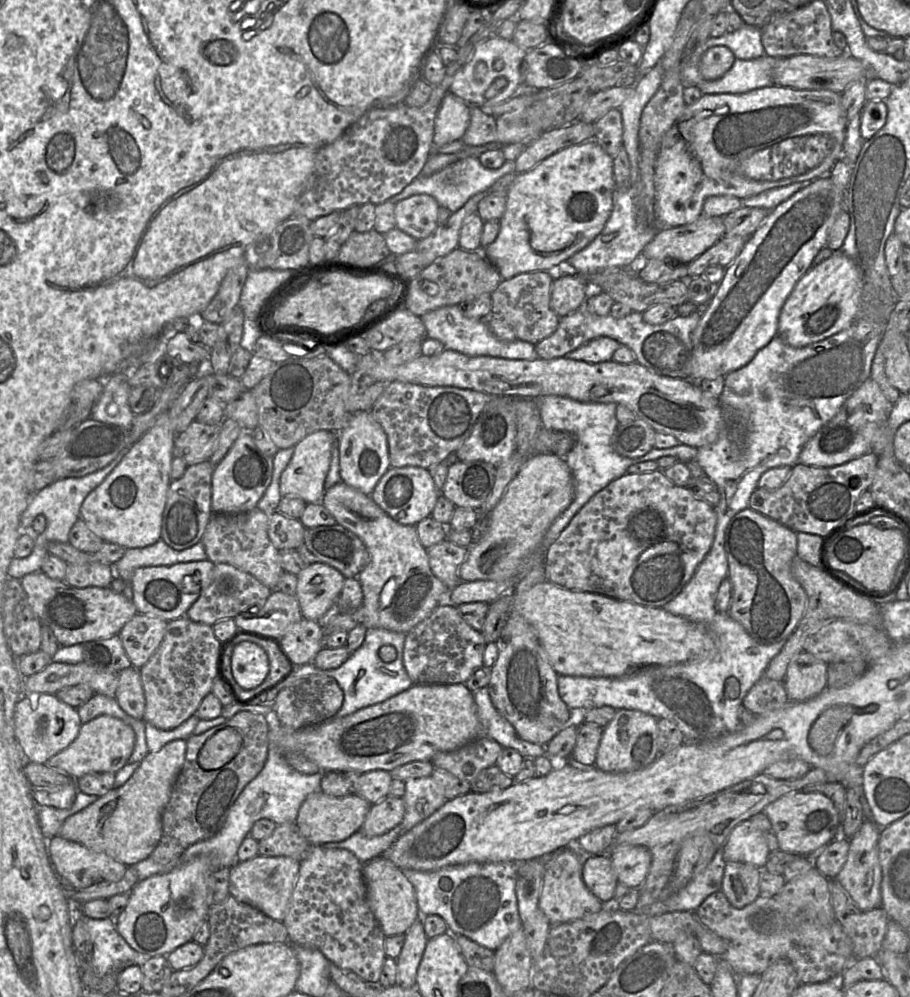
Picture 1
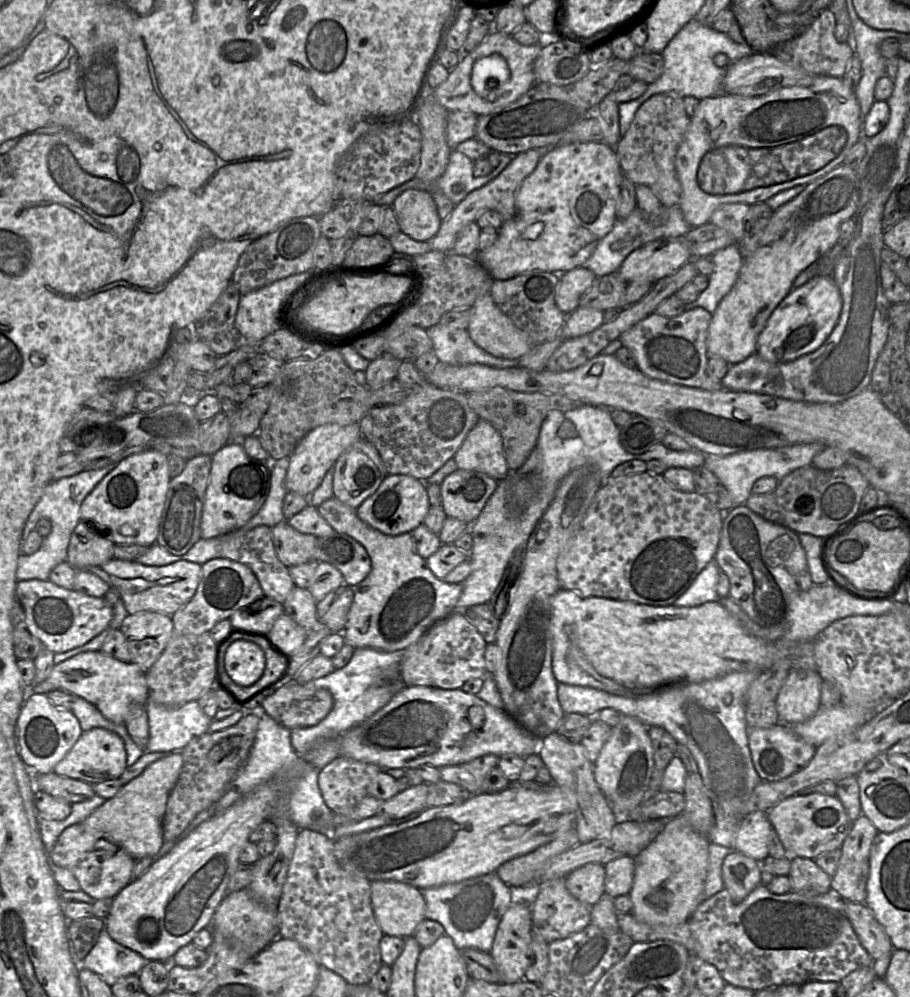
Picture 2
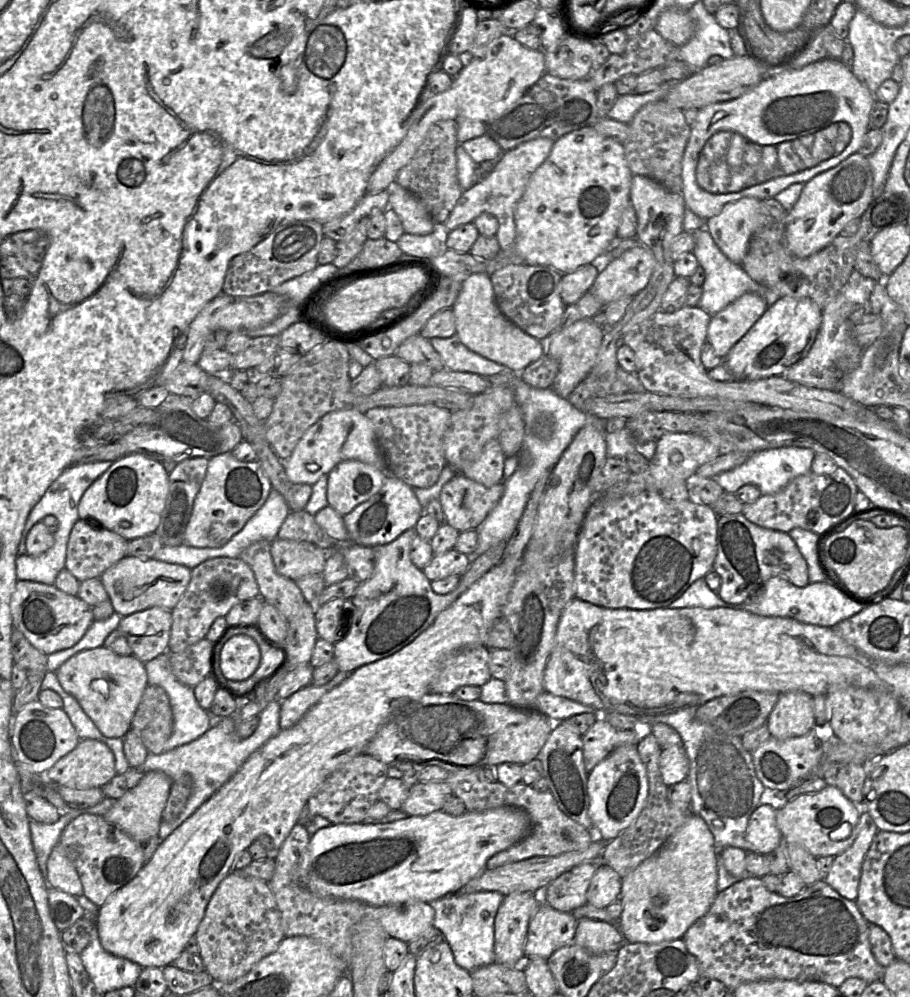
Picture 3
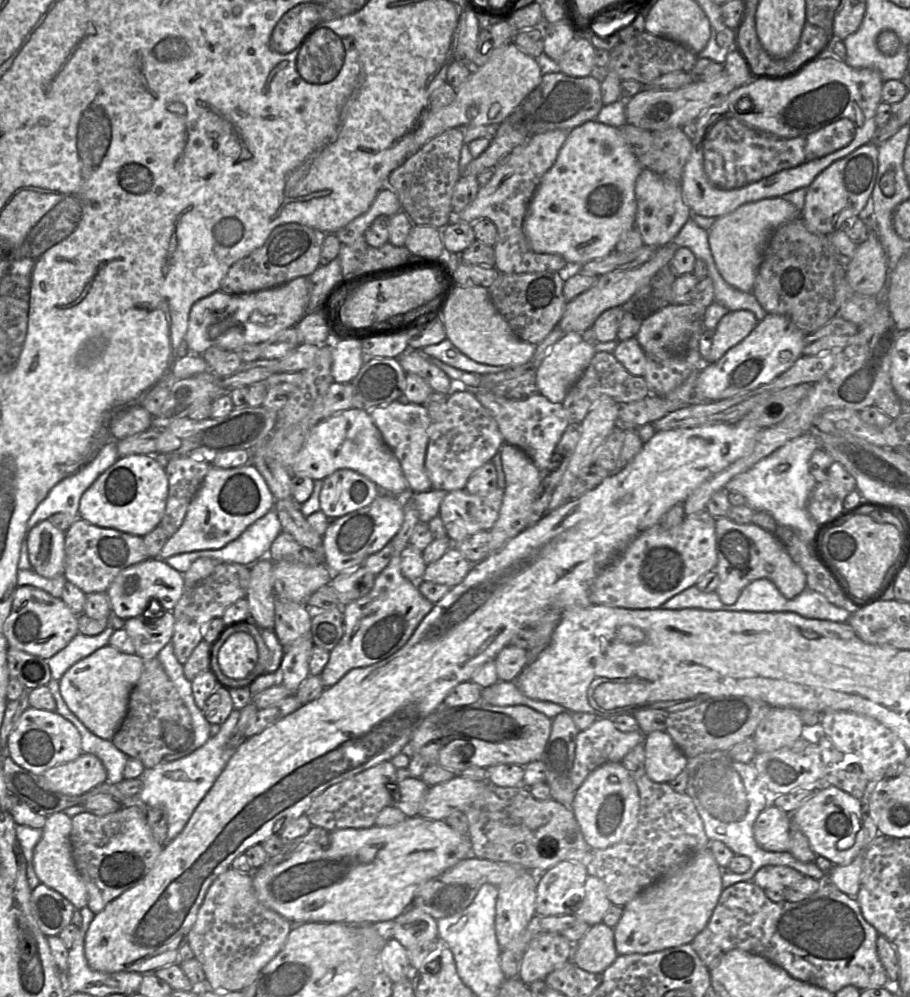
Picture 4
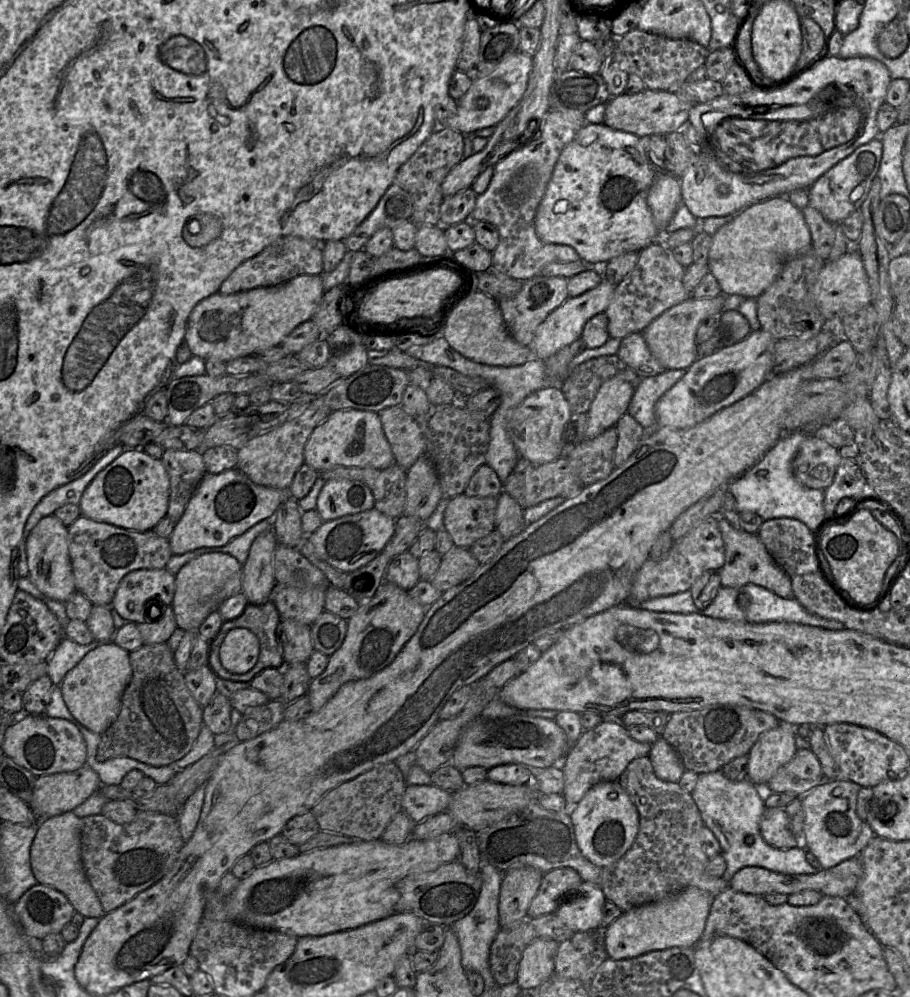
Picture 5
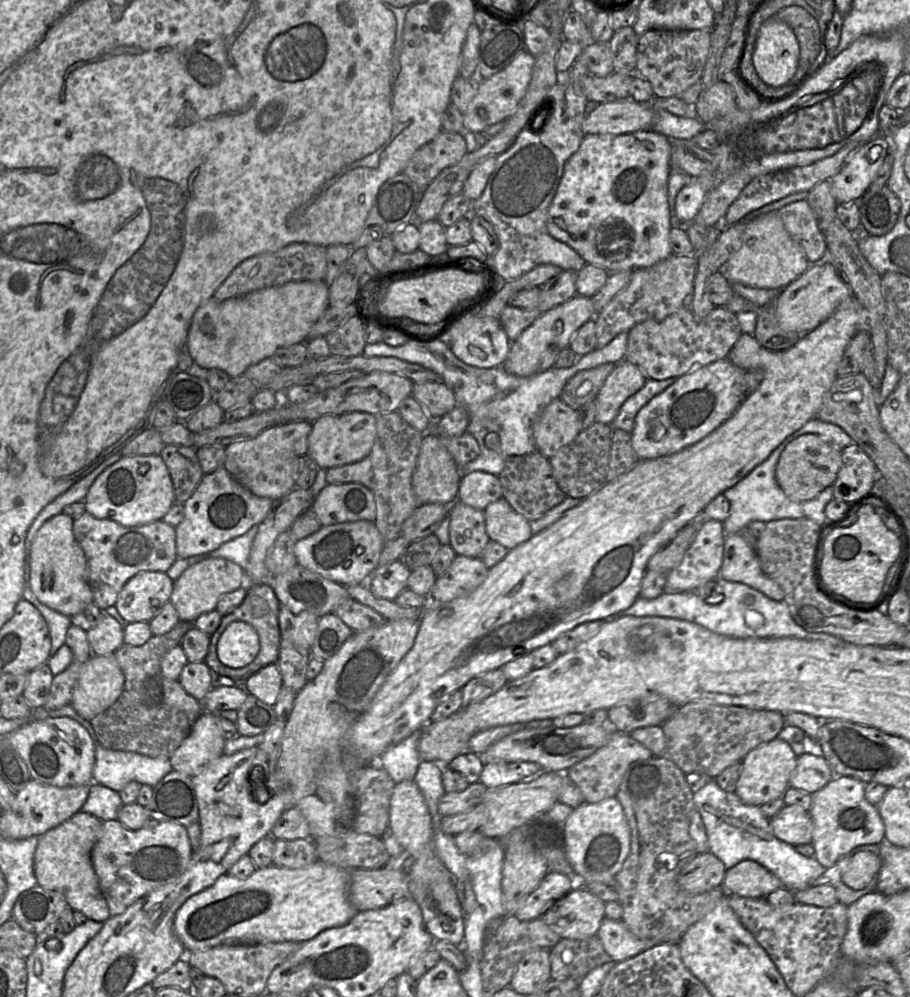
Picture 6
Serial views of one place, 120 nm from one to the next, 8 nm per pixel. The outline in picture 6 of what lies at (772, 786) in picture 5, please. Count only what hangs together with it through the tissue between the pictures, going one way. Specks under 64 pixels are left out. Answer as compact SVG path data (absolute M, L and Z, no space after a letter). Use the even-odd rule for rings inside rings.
M804 753L796 759L796 768L790 778L790 787L810 795L822 789L832 779L843 776L833 771L823 756Z

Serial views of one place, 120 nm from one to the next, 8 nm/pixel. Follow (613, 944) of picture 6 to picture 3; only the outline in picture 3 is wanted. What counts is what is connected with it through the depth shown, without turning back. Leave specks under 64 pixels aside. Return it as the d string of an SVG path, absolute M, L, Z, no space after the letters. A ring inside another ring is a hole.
M692 813L654 855L625 876L619 897L622 913L617 921L625 943L655 944L682 939L690 926L709 911L718 894L717 852L708 826L700 816Z

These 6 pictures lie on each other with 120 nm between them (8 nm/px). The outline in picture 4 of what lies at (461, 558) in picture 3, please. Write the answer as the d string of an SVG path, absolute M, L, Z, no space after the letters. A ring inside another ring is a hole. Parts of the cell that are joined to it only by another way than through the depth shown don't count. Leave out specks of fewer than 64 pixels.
M453 544L439 560L426 566L422 580L444 584L451 588L465 578L472 565Z

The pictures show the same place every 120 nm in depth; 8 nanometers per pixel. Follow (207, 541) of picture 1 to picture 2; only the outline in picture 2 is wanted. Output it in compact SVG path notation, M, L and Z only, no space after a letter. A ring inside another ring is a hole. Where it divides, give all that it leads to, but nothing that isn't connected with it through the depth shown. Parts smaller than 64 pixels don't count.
M260 525L250 530L240 528L222 535L219 538L219 557L227 558L248 566L258 578L264 595L284 604L296 585L290 575L289 568L280 561L276 554L272 528L266 525Z

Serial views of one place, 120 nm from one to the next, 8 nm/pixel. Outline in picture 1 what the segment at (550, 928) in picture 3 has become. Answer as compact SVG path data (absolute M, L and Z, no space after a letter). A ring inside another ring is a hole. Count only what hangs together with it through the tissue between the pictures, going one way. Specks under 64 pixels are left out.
M577 842L550 854L546 861L543 884L539 897L539 907L551 925L566 923L597 913L603 909L603 903L587 888L582 878L584 854Z

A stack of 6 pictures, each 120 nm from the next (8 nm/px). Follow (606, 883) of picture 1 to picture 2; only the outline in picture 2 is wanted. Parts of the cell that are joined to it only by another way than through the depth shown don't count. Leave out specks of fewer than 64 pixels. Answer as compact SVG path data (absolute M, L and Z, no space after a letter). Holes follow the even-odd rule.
M588 863L565 877L565 886L572 896L582 903L593 906L605 893L605 867Z

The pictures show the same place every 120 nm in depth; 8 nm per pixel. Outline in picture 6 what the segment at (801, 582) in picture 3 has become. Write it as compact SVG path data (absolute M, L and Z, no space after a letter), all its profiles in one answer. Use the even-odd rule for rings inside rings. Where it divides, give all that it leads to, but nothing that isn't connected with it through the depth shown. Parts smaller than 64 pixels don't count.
M739 533L725 536L719 576L730 582L745 584L774 601L783 601L785 596L780 585L762 571L756 550Z

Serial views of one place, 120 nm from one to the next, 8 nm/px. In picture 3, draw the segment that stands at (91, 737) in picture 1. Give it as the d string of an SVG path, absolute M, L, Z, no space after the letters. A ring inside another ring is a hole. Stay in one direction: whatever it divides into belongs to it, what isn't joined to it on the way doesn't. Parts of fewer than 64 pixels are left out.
M81 739L74 750L47 771L58 784L74 789L102 788L117 775L115 756L102 741Z

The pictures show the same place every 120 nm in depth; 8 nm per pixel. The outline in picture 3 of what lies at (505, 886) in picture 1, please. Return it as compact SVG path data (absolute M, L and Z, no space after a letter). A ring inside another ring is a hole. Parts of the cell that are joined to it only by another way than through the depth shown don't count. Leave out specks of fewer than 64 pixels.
M480 891L470 894L452 893L429 904L435 911L433 926L438 928L449 944L458 966L472 972L495 962L494 922L497 911L504 899L497 891Z

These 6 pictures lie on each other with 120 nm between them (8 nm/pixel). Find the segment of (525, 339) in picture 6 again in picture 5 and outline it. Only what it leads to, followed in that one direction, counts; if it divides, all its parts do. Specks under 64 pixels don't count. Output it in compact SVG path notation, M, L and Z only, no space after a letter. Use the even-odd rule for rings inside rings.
M602 279L595 288L579 296L569 297L562 305L553 310L536 329L530 345L532 357L545 361L561 348L569 346L580 338L586 322L595 315L605 312L613 298L615 287L616 285Z

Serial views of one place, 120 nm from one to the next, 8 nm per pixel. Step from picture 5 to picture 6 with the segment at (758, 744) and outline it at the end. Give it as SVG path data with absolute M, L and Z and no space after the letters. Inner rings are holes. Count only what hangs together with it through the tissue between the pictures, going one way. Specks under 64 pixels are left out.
M774 738L762 743L746 754L737 780L735 793L744 804L761 806L773 799L781 798L790 787L790 778L796 768L797 756L789 743Z

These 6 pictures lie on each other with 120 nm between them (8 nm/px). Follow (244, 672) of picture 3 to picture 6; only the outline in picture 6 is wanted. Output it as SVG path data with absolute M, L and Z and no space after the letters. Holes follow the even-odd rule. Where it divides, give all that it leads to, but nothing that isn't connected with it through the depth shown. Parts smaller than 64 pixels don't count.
M232 622L221 635L217 644L218 658L228 668L243 669L260 650L256 630L248 623Z

